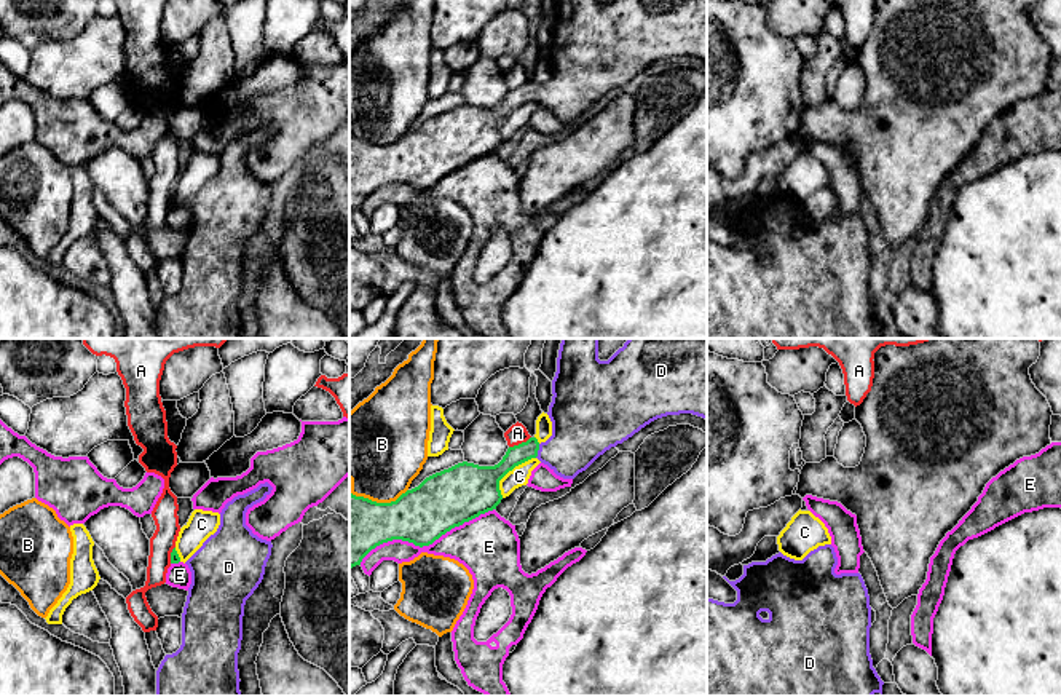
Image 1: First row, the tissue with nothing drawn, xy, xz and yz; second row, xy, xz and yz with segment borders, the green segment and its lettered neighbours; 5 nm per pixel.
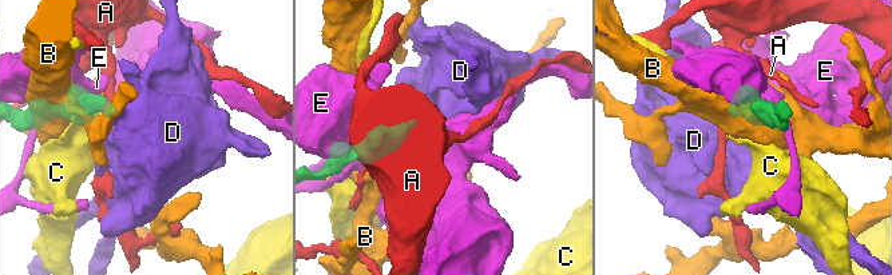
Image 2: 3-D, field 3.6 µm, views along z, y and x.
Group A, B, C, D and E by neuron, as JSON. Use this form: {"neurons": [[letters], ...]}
{"neurons": [["A"], ["B"], ["C"], ["D"], ["E"]]}

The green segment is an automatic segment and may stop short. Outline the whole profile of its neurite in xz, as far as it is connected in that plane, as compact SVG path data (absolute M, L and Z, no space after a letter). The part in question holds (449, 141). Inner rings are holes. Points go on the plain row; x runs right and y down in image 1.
M557 0L552 37L547 54L552 78L546 85L530 80L509 89L495 109L458 105L426 120L391 145L349 136L349 212L383 185L402 182L429 188L452 171L496 152L503 142L499 123L531 101L563 121L574 121L606 93L657 61L692 56L707 62L707 0Z

